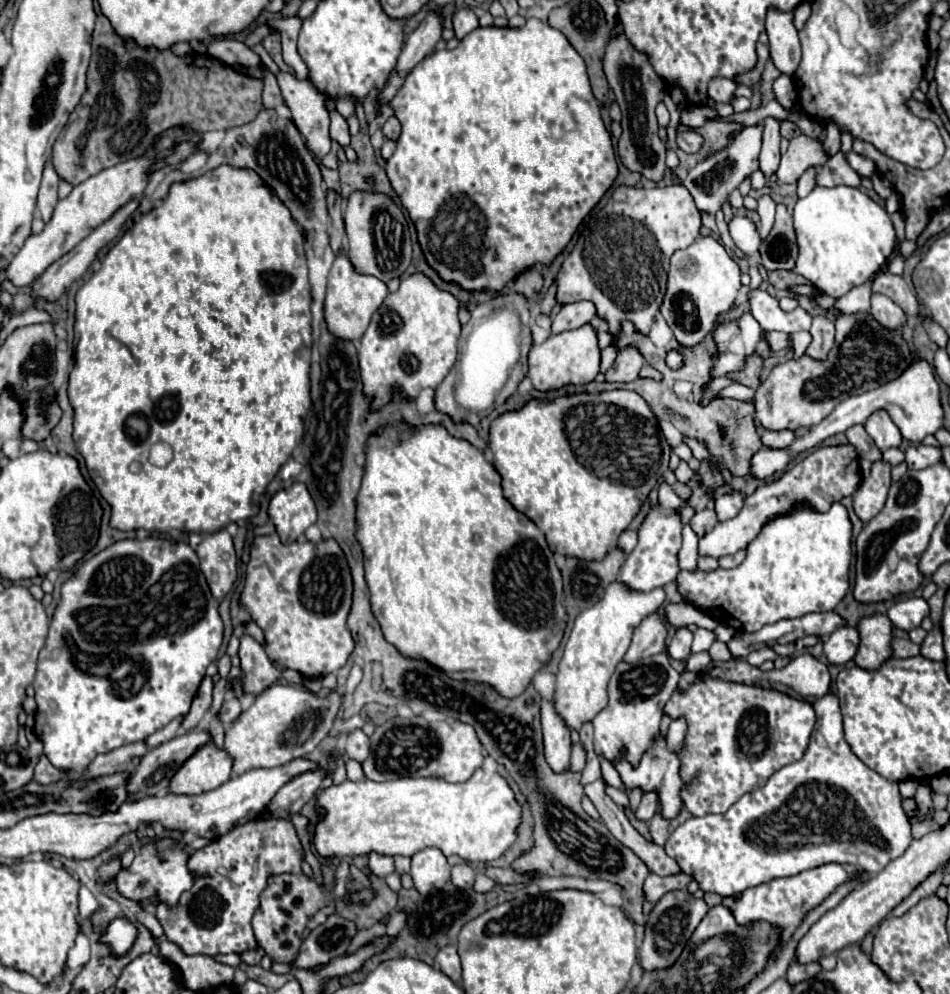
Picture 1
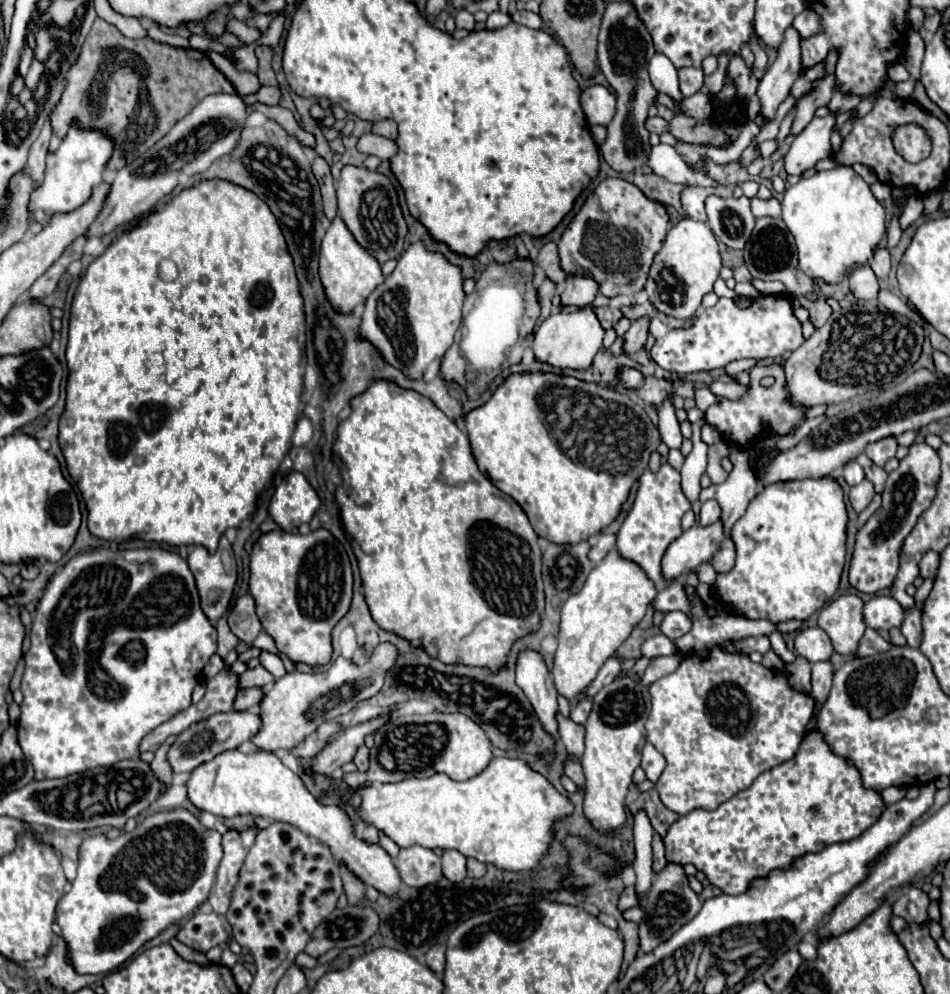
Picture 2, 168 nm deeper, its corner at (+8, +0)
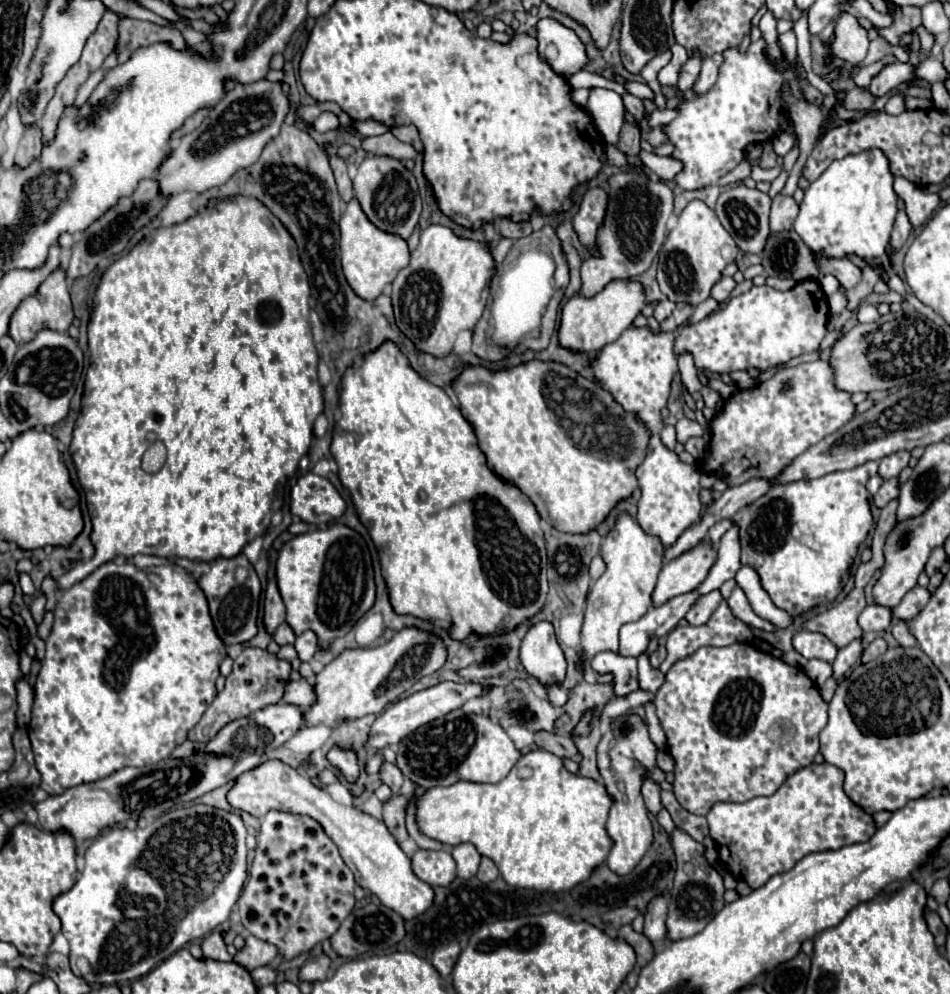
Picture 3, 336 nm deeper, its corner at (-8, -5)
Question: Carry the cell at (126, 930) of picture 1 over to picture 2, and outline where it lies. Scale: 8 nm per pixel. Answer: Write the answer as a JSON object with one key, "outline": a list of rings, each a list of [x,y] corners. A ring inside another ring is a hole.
{"outline":[[[174,809],[174,811],[164,811],[164,813],[154,813],[150,817],[146,817],[142,823],[138,823],[138,827],[132,833],[120,833],[120,837],[116,839],[106,839],[104,835],[94,835],[84,839],[84,843],[80,845],[80,855],[78,855],[78,877],[74,879],[74,883],[66,889],[64,897],[58,901],[56,907],[56,923],[62,927],[62,937],[68,943],[68,951],[70,951],[70,961],[74,965],[74,969],[78,973],[92,973],[92,975],[106,975],[110,971],[116,971],[126,959],[130,959],[146,941],[150,941],[152,937],[156,937],[162,929],[166,929],[168,925],[180,921],[184,915],[192,915],[210,895],[214,881],[216,881],[216,869],[218,863],[222,859],[222,835],[218,831],[206,829],[198,823],[198,817],[192,815],[186,809]]]}

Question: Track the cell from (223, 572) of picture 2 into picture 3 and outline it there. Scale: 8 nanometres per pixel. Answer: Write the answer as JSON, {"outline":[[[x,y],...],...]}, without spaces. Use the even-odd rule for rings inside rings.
{"outline":[[[238,554],[236,558],[224,560],[218,558],[210,564],[210,572],[204,574],[198,582],[198,586],[204,590],[204,596],[208,600],[210,616],[216,628],[216,634],[224,642],[224,646],[232,644],[242,644],[248,642],[258,634],[258,604],[260,604],[260,580],[248,562],[244,554]],[[236,568],[244,568],[248,572],[248,578],[244,582],[236,582],[234,572]]]}

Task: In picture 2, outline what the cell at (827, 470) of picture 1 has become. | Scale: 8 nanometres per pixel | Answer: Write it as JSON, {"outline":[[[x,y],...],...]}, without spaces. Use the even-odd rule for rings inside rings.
{"outline":[[[720,521],[706,527],[704,525],[690,527],[666,549],[662,559],[664,577],[666,579],[680,577],[690,569],[696,569],[700,563],[710,561],[726,539],[728,535],[724,533],[724,525],[720,525]]]}

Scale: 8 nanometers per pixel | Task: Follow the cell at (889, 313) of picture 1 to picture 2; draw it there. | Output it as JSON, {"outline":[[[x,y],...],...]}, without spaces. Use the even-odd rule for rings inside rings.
{"outline":[[[860,265],[856,269],[850,271],[848,275],[850,281],[850,291],[858,301],[878,301],[878,279],[872,273],[872,269],[868,265]]]}

